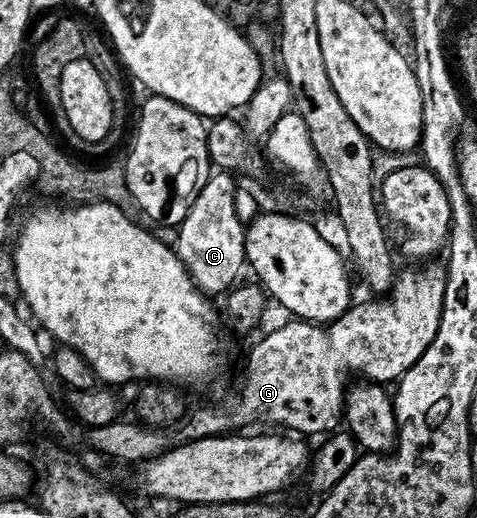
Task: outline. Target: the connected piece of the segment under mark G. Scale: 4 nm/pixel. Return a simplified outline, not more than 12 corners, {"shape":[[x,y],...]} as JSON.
{"shape":[[447,269],[326,327],[261,335],[233,394],[189,413],[189,439],[268,420],[328,434],[347,372],[390,384],[441,323]]}

